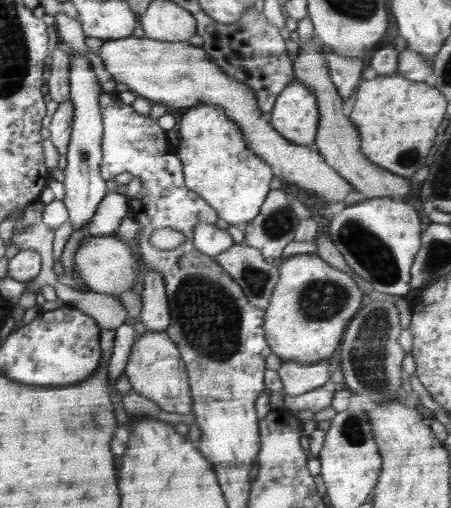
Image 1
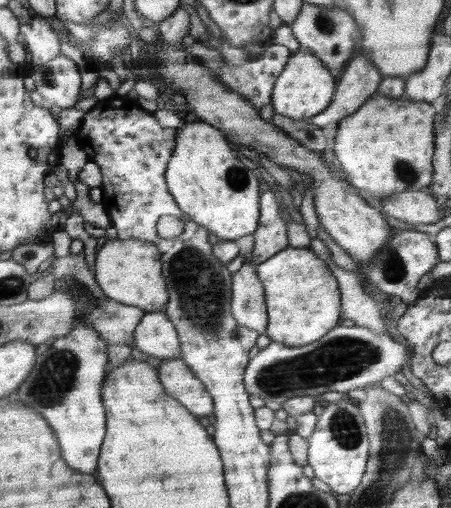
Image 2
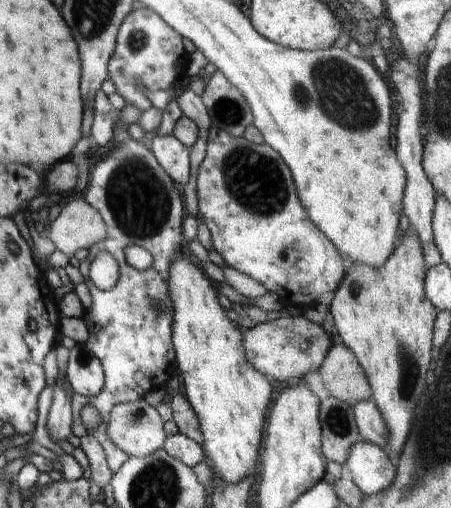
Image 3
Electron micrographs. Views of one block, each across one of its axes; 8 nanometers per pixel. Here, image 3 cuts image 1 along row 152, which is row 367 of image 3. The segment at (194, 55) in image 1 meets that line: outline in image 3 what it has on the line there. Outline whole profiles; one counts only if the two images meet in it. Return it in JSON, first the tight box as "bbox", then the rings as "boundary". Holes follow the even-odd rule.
{"bbox":[244,313,332,382],"boundary":[[[302,313],[268,319],[267,322],[258,323],[255,328],[247,329],[244,333],[247,361],[268,379],[280,382],[291,382],[293,378],[303,380],[307,372],[320,370],[324,359],[330,354],[332,344],[332,336],[324,331],[322,324],[308,320]]]}

